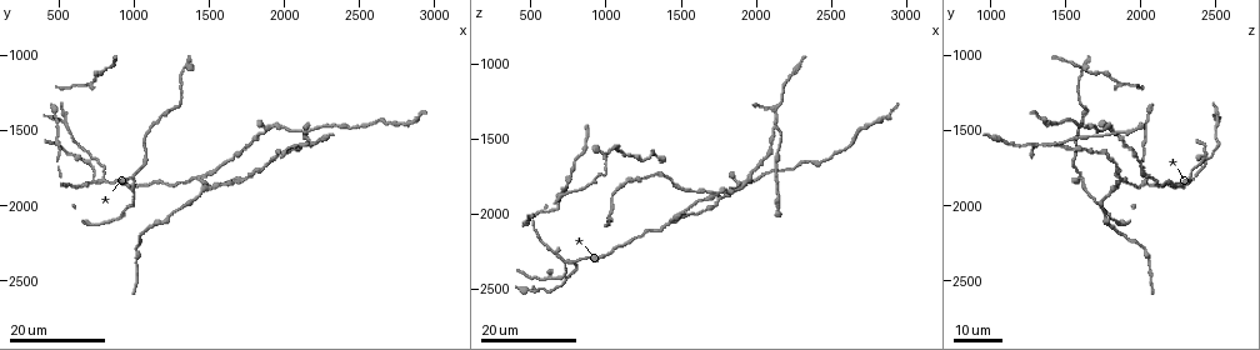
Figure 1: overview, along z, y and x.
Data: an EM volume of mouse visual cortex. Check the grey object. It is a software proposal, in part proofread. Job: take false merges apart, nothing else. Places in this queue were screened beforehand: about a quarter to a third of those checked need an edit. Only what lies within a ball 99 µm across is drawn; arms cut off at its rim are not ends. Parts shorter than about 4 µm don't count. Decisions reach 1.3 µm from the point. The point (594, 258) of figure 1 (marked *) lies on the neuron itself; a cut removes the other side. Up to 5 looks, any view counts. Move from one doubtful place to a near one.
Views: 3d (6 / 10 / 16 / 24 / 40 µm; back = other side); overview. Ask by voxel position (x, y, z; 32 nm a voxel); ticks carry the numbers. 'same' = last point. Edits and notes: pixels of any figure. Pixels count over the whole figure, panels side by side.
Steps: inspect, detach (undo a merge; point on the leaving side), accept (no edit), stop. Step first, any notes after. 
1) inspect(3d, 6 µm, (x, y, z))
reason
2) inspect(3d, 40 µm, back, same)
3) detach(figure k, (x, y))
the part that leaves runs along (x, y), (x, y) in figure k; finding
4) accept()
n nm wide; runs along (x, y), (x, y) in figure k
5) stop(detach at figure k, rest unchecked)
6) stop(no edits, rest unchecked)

inspect(3d, 24 µm, (920, 2060, 1780))

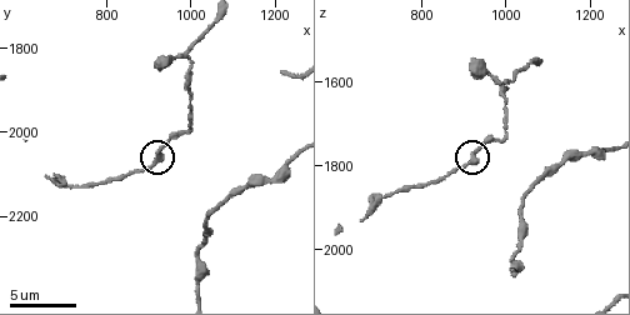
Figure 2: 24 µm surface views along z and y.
inspect(3d, 6 µm, (925, 2050, 1785))

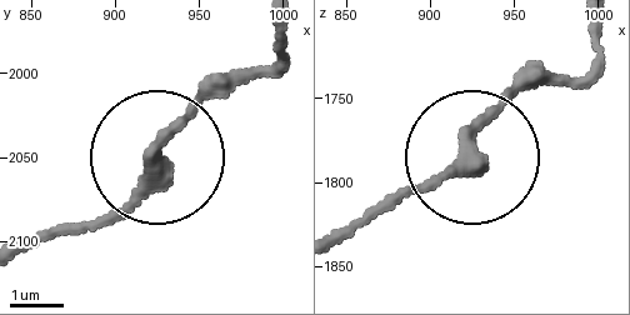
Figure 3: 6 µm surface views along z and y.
accept()
all the same neuron

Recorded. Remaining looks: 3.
inspect(3d, 16 µm, (1440, 1820, 2040))
a fork

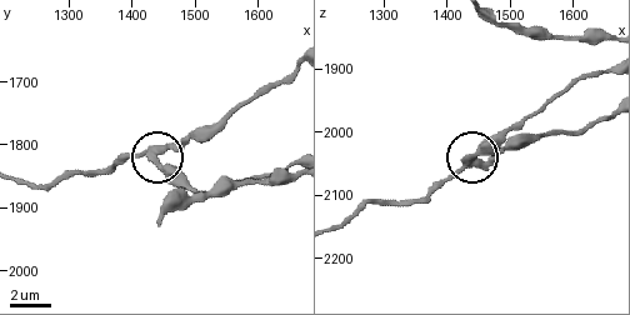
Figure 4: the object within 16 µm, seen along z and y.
inspect(3d, 6 µm, (1435, 1820, 2040))

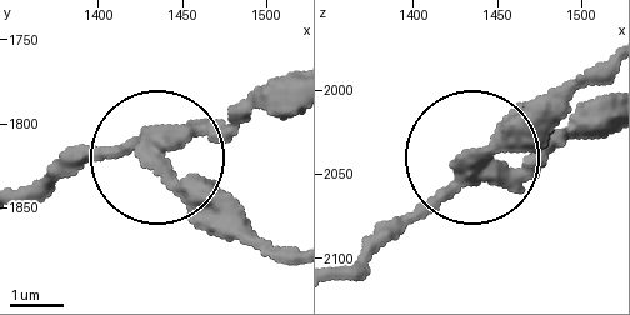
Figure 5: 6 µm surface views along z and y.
inspect(3d, 6 µm, back, (1440, 1820, 2040))

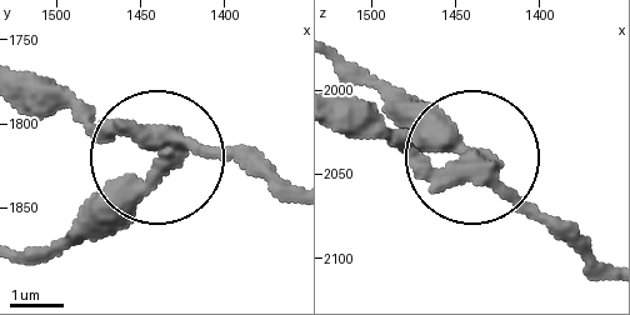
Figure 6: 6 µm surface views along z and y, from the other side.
detach(figure 6, (134, 208))
3 arms; the part that leaves runs along (166, 148), (63, 238), (23, 251) in figure 6; a second neuron is stuck on

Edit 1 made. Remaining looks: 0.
stop(detach at figure 6, rest unchecked)

